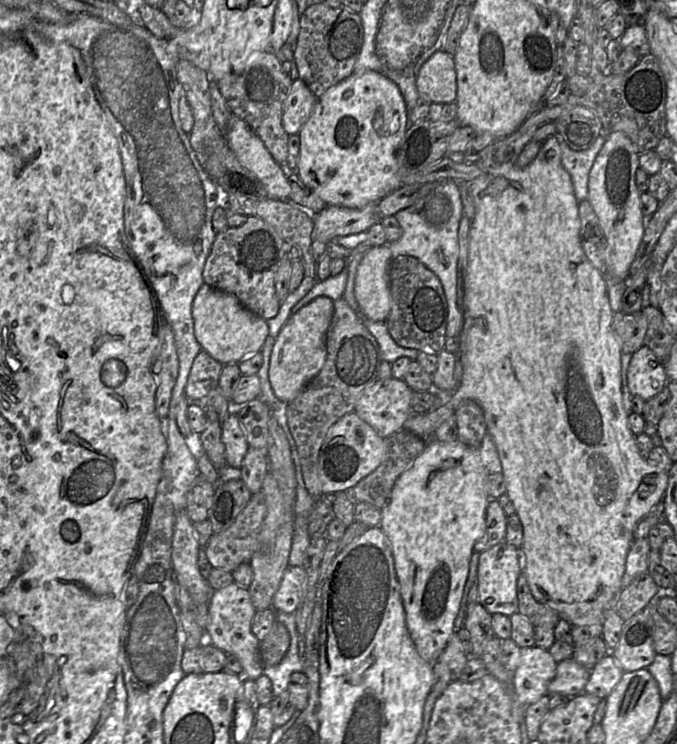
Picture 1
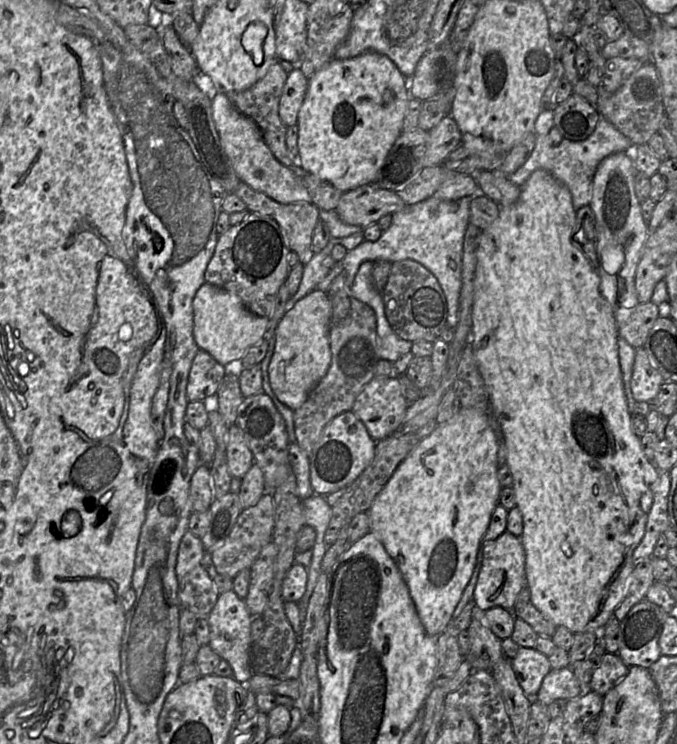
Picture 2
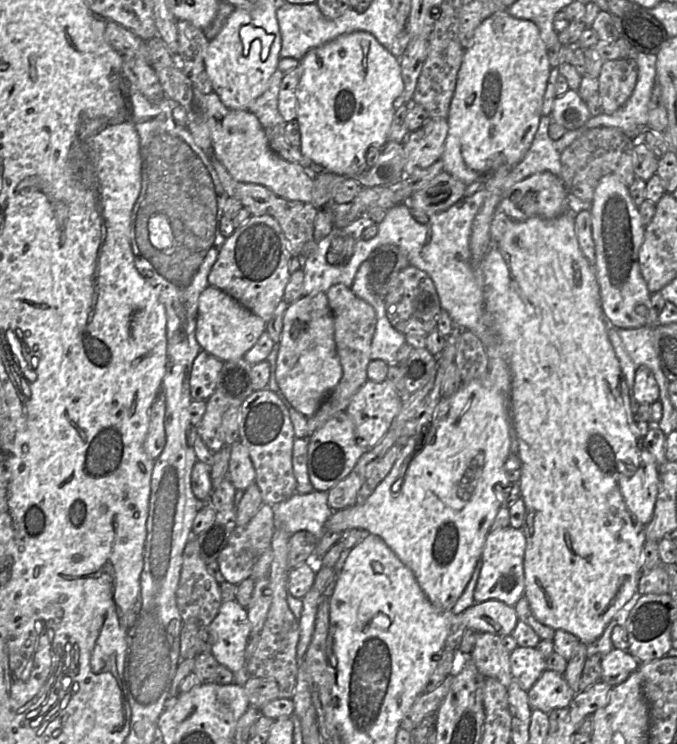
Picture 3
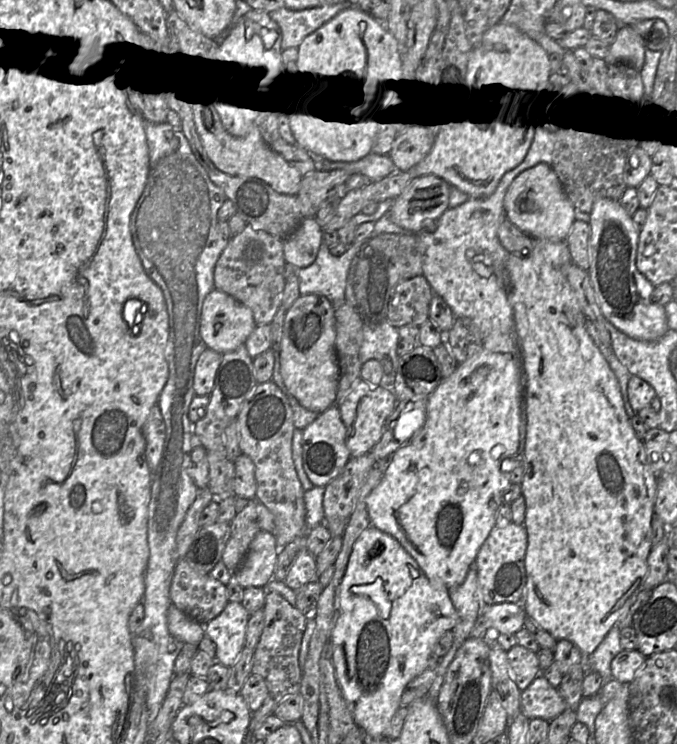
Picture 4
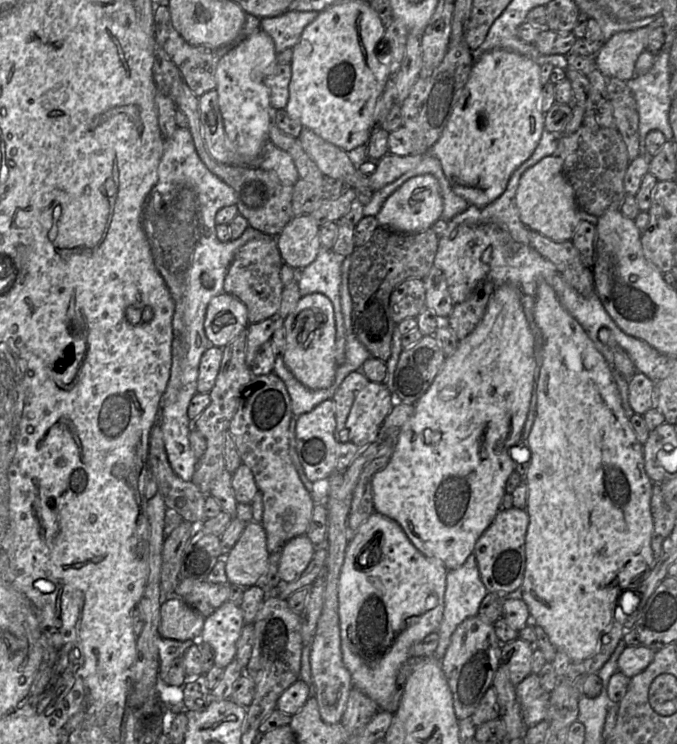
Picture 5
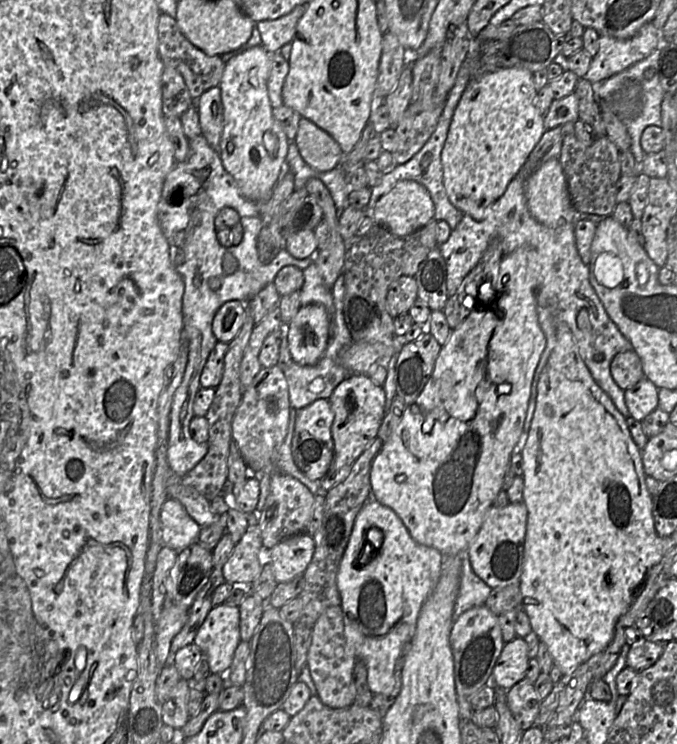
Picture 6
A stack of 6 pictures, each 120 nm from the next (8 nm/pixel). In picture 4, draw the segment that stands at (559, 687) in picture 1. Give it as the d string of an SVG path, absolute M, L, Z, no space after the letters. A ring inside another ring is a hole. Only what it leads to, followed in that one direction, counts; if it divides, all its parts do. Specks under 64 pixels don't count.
M540 673L520 695L521 712L529 720L540 718L548 722L567 709L557 688Z

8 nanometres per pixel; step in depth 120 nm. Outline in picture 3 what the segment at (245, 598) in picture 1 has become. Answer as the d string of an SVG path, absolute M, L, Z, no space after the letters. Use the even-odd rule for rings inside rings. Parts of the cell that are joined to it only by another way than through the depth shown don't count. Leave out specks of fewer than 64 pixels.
M236 600L222 602L218 614L207 628L212 636L212 655L220 665L229 668L234 674L246 664L246 646L251 625L248 620L247 610Z

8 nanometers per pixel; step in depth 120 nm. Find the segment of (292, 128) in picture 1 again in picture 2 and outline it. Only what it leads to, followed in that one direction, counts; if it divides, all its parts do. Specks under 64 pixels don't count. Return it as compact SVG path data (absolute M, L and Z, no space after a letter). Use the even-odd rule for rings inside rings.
M301 69L287 75L279 103L279 116L286 127L298 123L298 113L308 89L308 79Z

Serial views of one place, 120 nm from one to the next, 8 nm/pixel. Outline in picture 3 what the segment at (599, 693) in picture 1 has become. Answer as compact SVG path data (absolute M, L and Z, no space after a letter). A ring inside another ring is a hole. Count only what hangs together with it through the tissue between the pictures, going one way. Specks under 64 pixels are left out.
M614 648L602 657L601 680L614 687L624 682L631 673L638 670L640 662L628 651Z

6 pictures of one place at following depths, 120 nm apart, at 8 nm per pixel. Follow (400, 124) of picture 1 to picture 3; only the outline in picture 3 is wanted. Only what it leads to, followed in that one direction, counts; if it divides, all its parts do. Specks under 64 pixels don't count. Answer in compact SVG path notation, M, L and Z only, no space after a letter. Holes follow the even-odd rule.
M355 31L342 34L335 39L310 50L302 60L300 60L302 75L296 89L297 116L296 120L300 130L300 151L313 163L324 167L327 171L341 175L355 175L365 170L367 166L366 154L371 148L381 148L388 142L389 130L395 114L394 101L404 90L404 83L401 75L399 58L392 55L379 41L370 33L365 31Z

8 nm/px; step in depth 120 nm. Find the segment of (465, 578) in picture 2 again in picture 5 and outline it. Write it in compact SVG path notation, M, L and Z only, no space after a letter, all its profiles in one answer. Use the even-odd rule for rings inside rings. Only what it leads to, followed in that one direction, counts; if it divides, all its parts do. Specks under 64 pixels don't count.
M502 285L498 286L495 288L493 291L492 295L490 296L488 300L487 307L485 309L484 316L478 326L475 328L475 330L469 334L466 338L458 342L458 348L457 351L450 357L445 358L444 364L438 373L438 375L435 377L434 381L430 385L430 387L427 389L425 394L415 403L414 405L414 413L412 416L410 416L406 422L403 424L401 427L400 433L398 435L398 443L396 445L396 448L394 450L394 453L391 457L391 459L388 461L387 465L385 468L382 470L378 471L372 480L372 494L373 494L373 505L374 505L374 510L375 512L386 516L395 522L397 522L411 541L411 543L426 557L431 558L431 559L437 559L442 561L443 565L446 567L448 571L455 570L460 568L469 555L471 555L474 551L475 544L477 540L480 538L480 536L487 530L487 528L491 525L493 522L497 512L498 512L498 507L501 502L501 499L503 498L505 494L505 484L506 481L509 477L509 475L514 471L514 461L510 457L510 448L517 446L521 444L521 435L522 431L525 425L525 421L527 418L529 406L530 406L530 400L531 400L531 395L532 395L532 389L533 389L533 383L534 383L534 378L535 378L535 370L536 370L536 363L538 363L538 344L536 337L529 325L529 322L526 318L526 315L524 313L522 304L521 304L521 298L520 295L517 291L516 288L513 288L510 285Z

